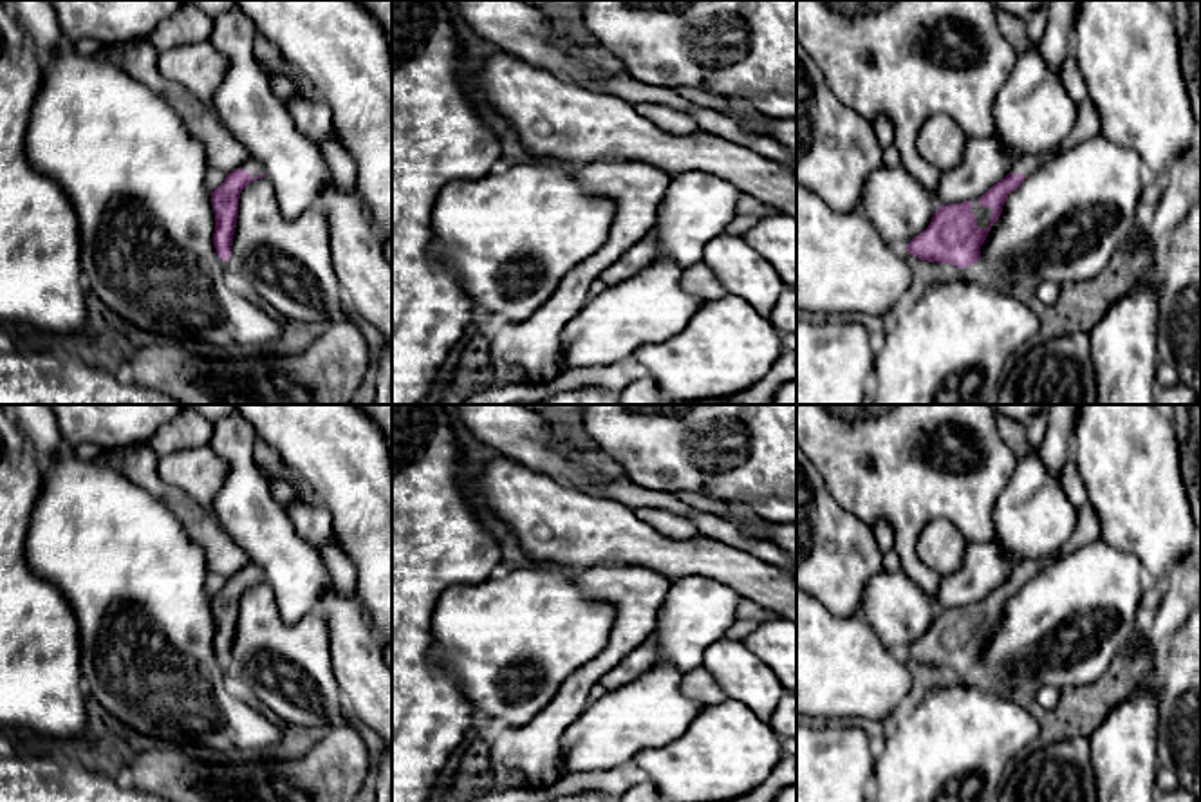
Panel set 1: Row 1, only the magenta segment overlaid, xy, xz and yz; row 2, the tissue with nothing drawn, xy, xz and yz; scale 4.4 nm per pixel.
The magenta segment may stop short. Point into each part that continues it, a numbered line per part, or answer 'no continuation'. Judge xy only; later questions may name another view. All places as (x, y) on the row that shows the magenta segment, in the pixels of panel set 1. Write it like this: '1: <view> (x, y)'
1: xy (251, 167)

